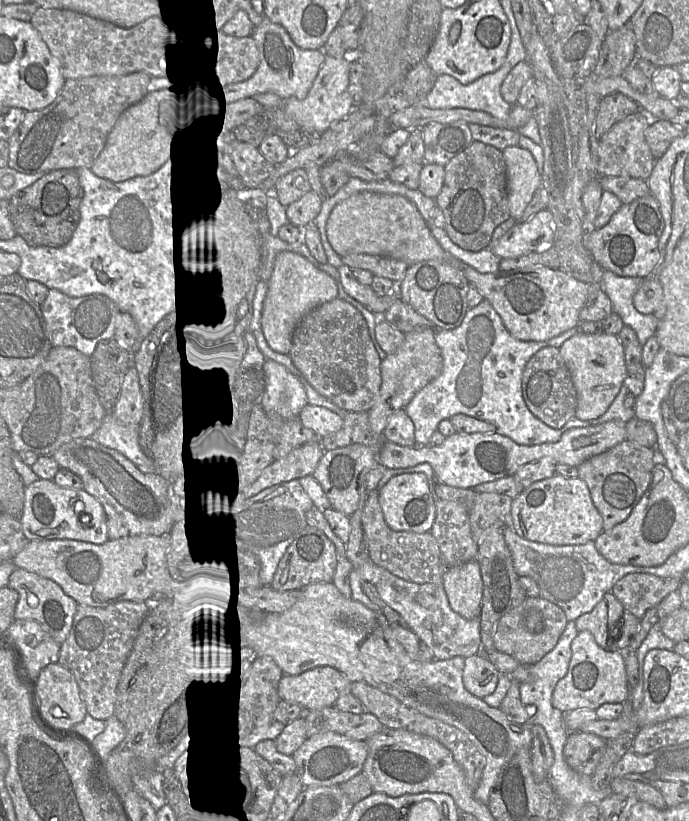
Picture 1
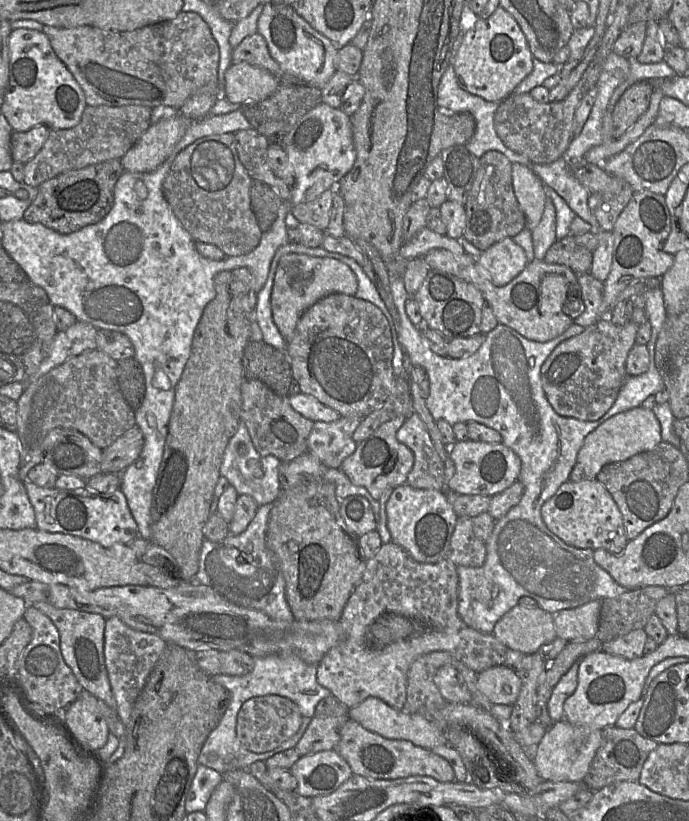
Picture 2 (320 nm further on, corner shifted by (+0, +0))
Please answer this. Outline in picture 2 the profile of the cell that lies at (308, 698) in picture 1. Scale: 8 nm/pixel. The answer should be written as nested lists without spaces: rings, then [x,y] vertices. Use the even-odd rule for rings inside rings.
[[[389,542],[367,561],[359,585],[349,597],[340,618],[344,638],[317,664],[317,681],[347,707],[353,708],[368,697],[377,697],[397,710],[405,710],[408,673],[418,657],[446,651],[477,674],[493,666],[516,666],[525,656],[500,643],[494,635],[469,627],[458,614],[459,577],[449,559],[437,563],[415,561],[403,548]]]

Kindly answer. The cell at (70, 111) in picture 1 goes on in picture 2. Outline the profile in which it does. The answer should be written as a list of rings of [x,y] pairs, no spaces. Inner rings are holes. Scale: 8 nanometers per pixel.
[[[141,105],[90,106],[81,121],[69,129],[51,129],[37,155],[24,164],[24,183],[38,187],[58,174],[100,162],[121,158],[150,127],[152,109]]]

